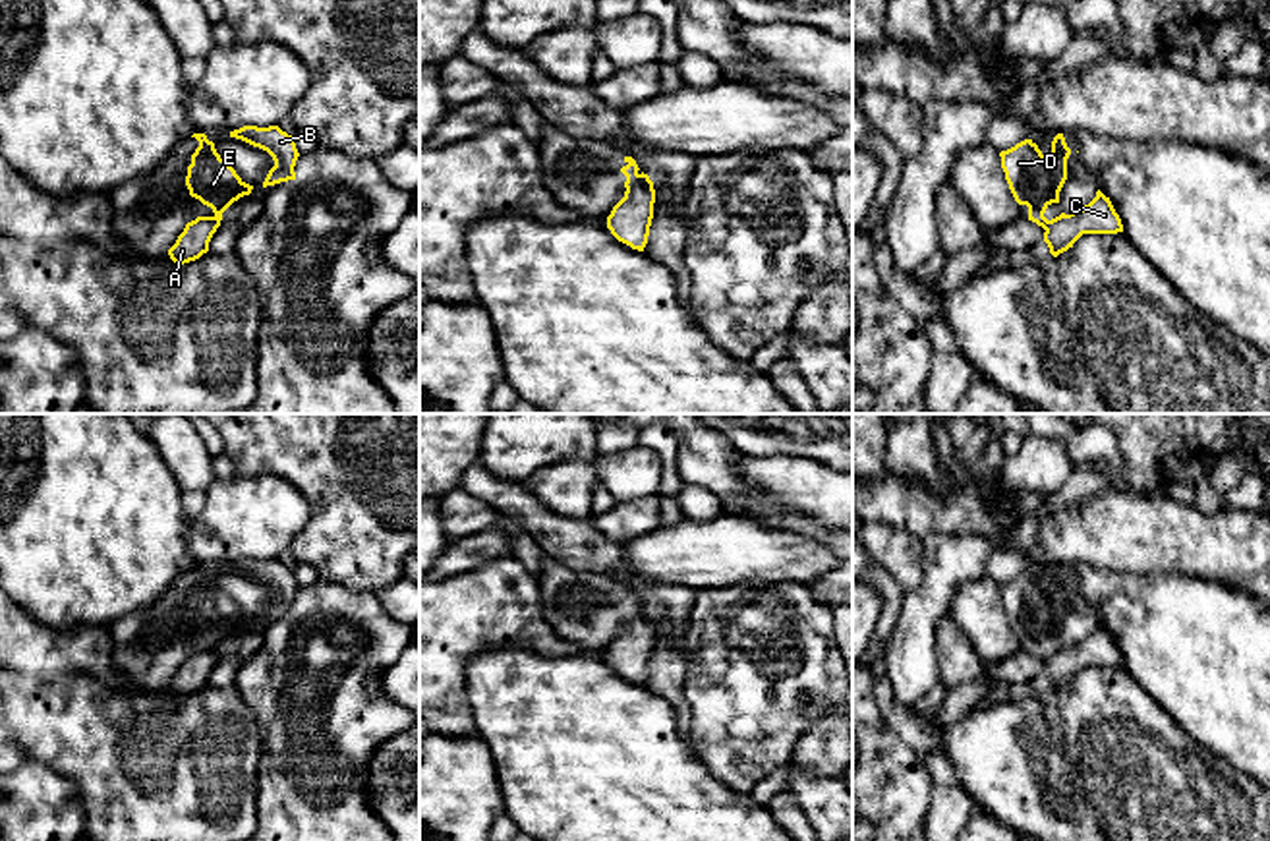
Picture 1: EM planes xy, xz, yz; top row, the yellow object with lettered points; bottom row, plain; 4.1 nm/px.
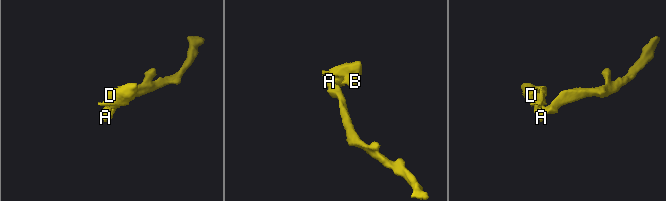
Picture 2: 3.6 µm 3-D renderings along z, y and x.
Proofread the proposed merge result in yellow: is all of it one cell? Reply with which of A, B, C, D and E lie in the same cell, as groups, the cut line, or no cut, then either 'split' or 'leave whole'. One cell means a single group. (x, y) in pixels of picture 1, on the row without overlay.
A C / B D E | xz (650, 613), (634, 613), (627, 621) | split

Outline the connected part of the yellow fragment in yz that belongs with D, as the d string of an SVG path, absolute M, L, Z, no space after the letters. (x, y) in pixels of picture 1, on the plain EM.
M1057 566L1057 568L1055 568L1055 570L1054 570L1054 574L1052 574L1052 588L1050 588L1050 590L1044 590L1044 588L1042 588L1042 584L1040 584L1040 582L1038 582L1038 578L1036 578L1036 576L1034 576L1034 574L1032 574L1032 572L1025 572L1025 574L1021 574L1021 576L1017 576L1017 578L1015 578L1015 580L1011 580L1011 582L1007 582L1007 584L1001 584L1001 586L999 586L999 590L1001 590L1001 601L1003 601L1003 605L1005 605L1005 613L1007 613L1007 617L1009 617L1009 623L1011 623L1011 626L1013 626L1013 630L1015 630L1015 634L1017 634L1017 636L1019 636L1019 638L1026 638L1026 640L1028 640L1028 653L1032 653L1032 655L1036 655L1036 657L1038 657L1038 659L1042 659L1042 661L1044 661L1044 663L1046 663L1046 661L1048 661L1048 659L1050 659L1050 657L1052 657L1052 655L1054 655L1054 653L1057 653L1057 652L1061 652L1061 650L1065 650L1065 646L1061 646L1061 648L1059 648L1059 650L1055 650L1055 652L1052 652L1052 653L1048 653L1048 652L1046 652L1046 650L1044 650L1044 646L1046 646L1046 642L1048 642L1048 640L1050 640L1050 638L1052 638L1052 636L1059 636L1059 624L1061 624L1061 621L1063 621L1063 617L1065 617L1065 613L1067 613L1067 592L1069 592L1069 588L1071 588L1071 582L1069 582L1069 580L1067 580L1067 576L1065 576L1065 570L1063 570L1063 566Z

